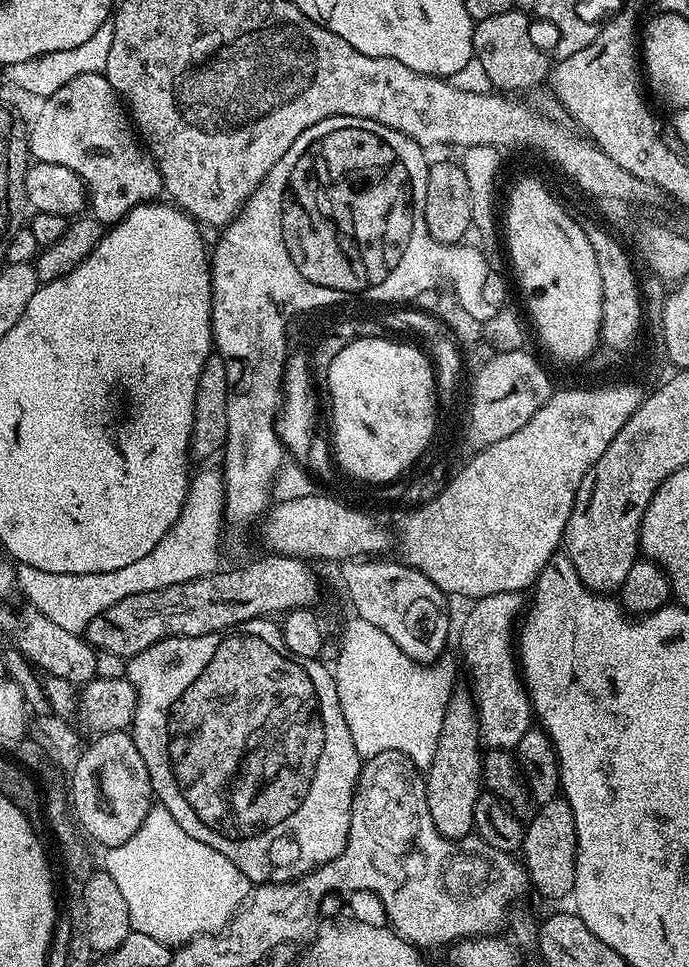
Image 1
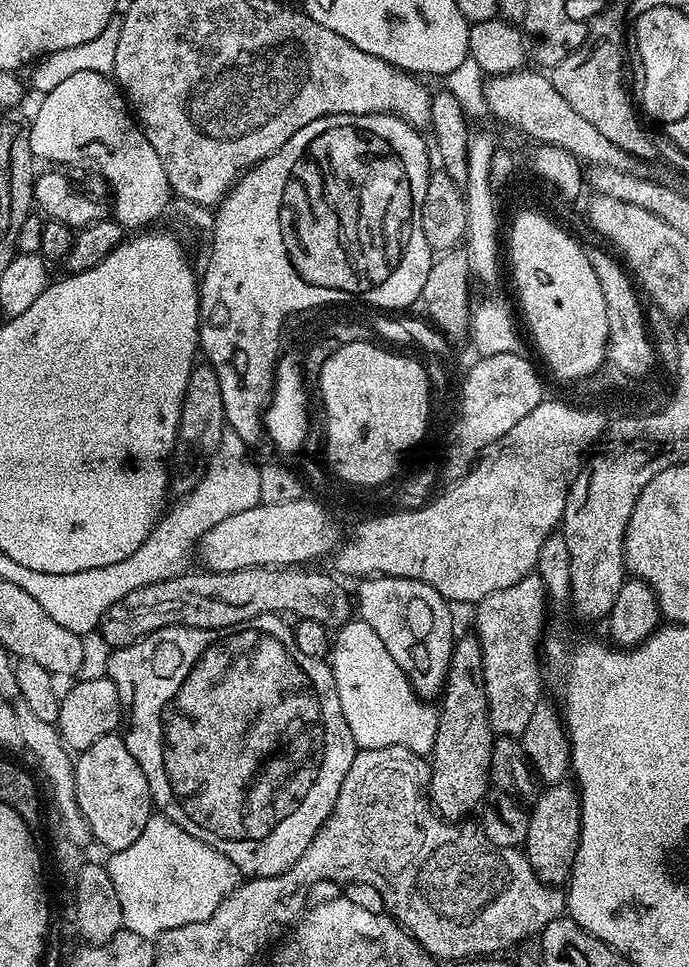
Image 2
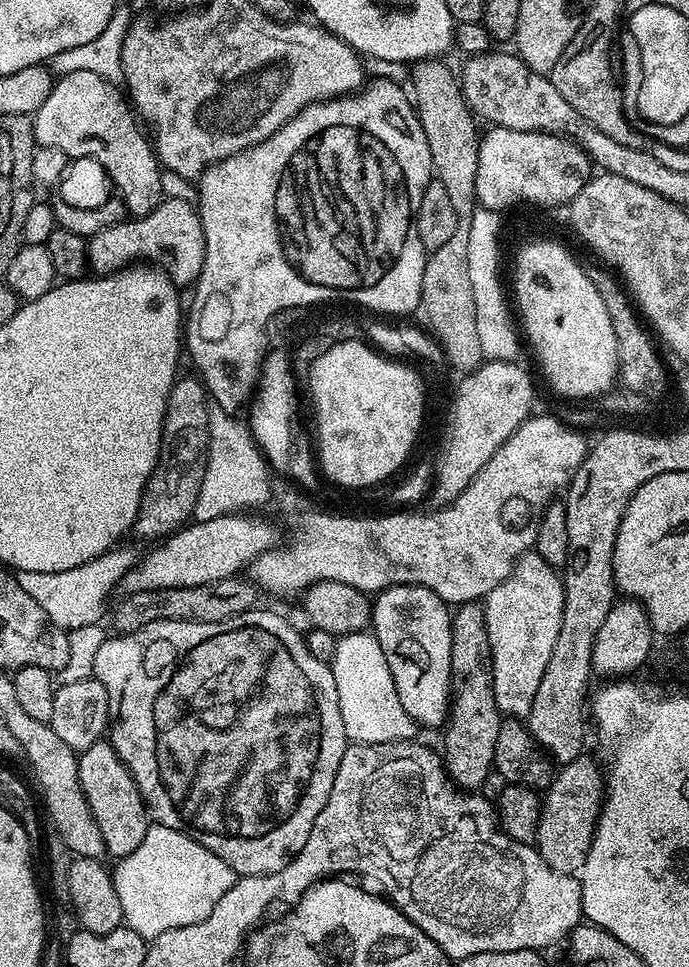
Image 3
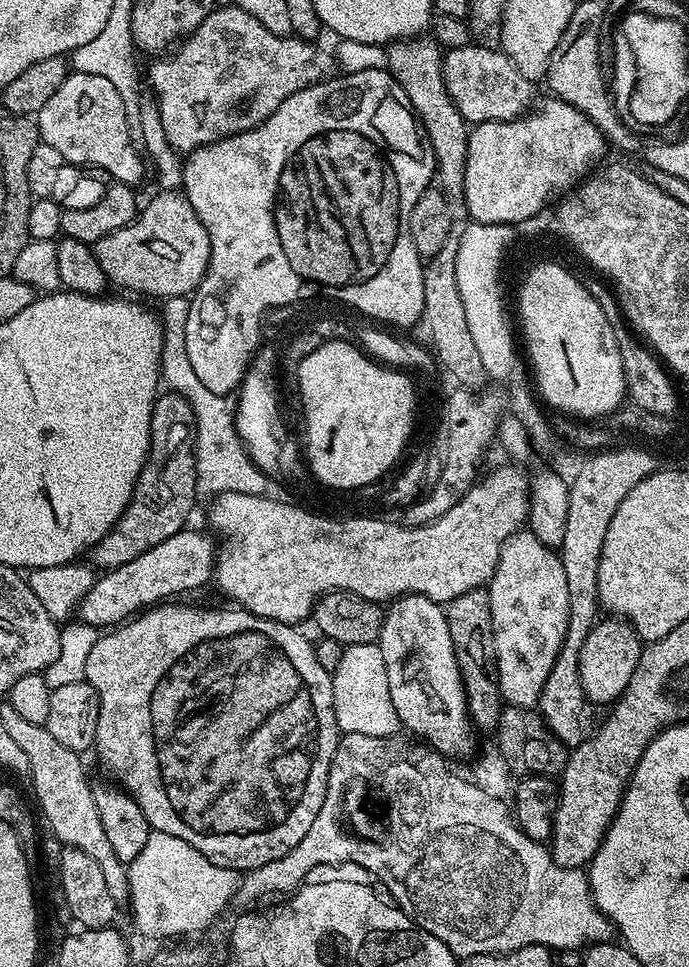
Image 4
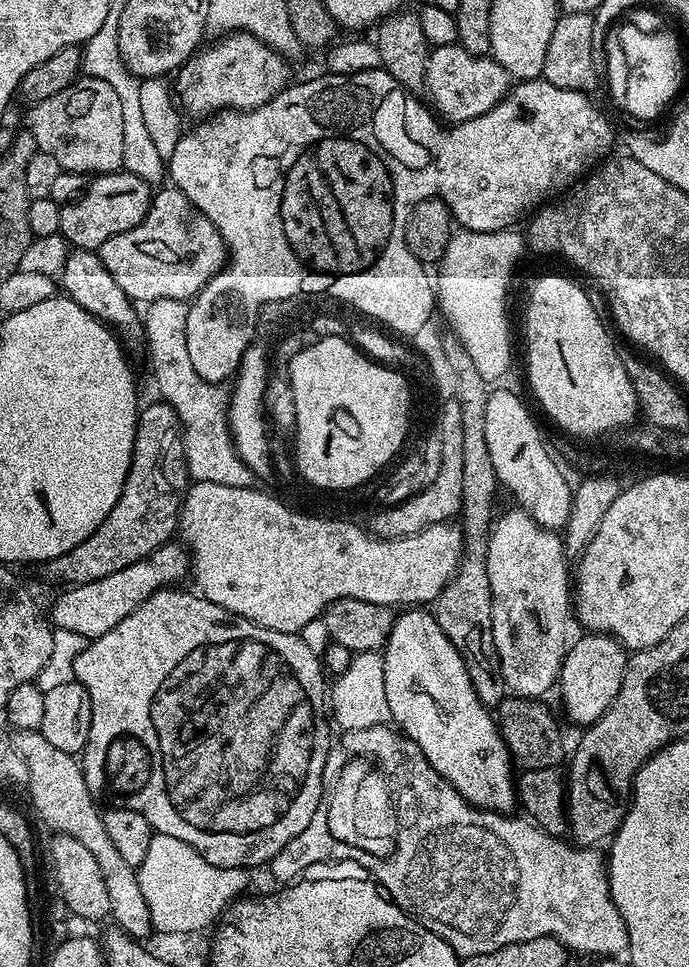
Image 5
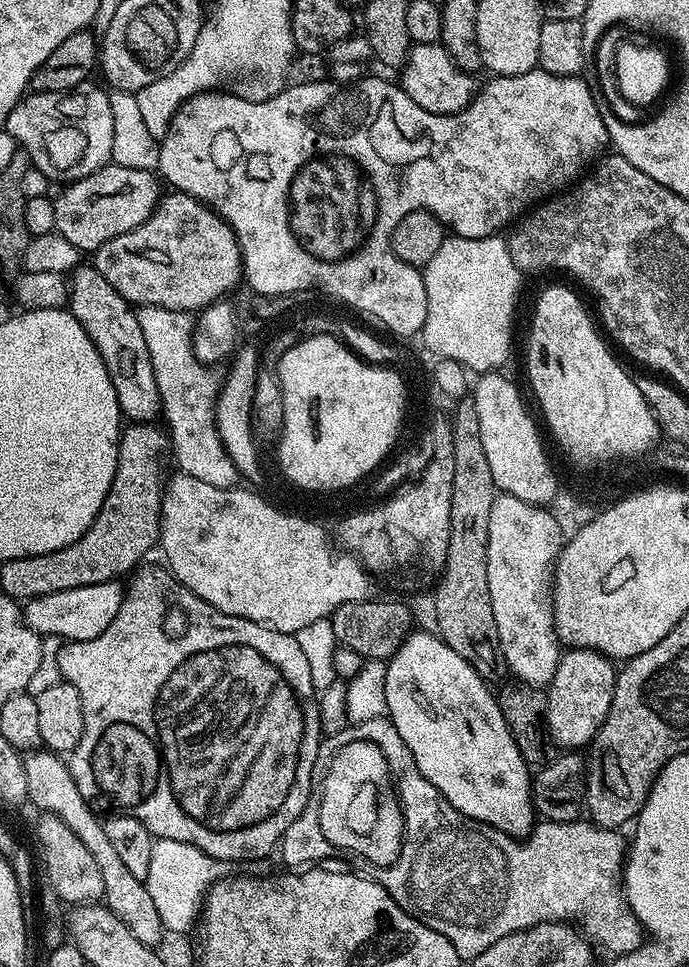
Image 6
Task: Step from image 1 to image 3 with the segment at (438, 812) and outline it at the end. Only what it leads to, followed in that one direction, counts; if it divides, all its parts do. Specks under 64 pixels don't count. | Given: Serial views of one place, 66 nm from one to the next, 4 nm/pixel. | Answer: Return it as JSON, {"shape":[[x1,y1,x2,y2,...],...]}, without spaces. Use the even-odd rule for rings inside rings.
{"shape":[[480,602,459,605,452,612,452,641,450,642,450,670,452,671,452,699,448,719,443,725,444,768,452,783,461,790,480,790,494,772,494,746,502,713,494,698,494,670,490,634,486,630,486,614]]}

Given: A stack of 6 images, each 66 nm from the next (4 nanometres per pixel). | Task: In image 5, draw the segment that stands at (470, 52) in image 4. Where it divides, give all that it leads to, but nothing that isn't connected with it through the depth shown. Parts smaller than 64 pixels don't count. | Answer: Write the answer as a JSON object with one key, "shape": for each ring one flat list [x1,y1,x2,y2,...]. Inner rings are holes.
{"shape":[[454,43,429,51,424,88,432,99,431,107,445,121,453,125,467,124,504,100,510,91,510,77,508,71,491,55,475,56,461,48,459,43]]}

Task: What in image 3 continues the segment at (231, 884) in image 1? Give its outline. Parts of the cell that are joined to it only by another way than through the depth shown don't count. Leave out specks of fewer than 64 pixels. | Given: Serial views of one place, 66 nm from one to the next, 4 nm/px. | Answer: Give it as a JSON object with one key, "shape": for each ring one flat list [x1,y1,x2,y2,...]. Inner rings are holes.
{"shape":[[157,823,146,830,146,838,142,838,138,850,134,850,134,854,129,856,119,857,117,864,120,865,114,868,112,881,114,890,118,890,118,902,122,902,124,924,148,942,158,934,166,934,166,930,202,922,202,918,206,918,210,910,214,910,218,898,222,898,222,894,226,894,226,890,230,890,230,886,234,886,238,878,234,869,226,866,226,862,222,862,218,854,206,850,206,846,194,842,194,838]]}

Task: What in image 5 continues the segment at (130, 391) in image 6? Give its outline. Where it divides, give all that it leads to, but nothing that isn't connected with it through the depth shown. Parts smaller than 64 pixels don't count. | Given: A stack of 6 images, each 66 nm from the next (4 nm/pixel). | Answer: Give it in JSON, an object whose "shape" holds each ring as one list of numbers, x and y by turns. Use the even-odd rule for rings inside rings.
{"shape":[[72,248,66,258,66,266,58,277,58,284,71,300,82,306,82,310,86,310,91,316,97,316,103,324,111,326,129,349,136,348,139,344,141,347,144,340,144,322,141,313,133,300,122,290,122,286,118,286,114,278,110,278,110,270,102,266,99,251,91,248]]}

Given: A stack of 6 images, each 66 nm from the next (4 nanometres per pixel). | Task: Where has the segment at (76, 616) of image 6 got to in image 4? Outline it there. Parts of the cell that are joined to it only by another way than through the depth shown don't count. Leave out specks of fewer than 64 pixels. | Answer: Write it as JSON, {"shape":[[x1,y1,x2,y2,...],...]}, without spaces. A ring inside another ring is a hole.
{"shape":[[185,530,174,534,174,538,158,542,154,550,146,550,146,554,138,554,138,558,126,562,126,566,118,566,97,575,78,605,79,619,99,630,119,626,141,610,171,601,179,597,176,596,179,592,192,592,202,587,207,580,209,583,214,576,218,548,213,537,207,531,204,532]]}

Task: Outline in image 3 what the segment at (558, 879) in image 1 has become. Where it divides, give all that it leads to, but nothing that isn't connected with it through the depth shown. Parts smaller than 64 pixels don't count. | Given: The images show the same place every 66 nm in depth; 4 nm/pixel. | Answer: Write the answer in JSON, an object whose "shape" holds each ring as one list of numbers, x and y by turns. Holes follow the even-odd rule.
{"shape":[[581,754,574,762,563,765,553,775,552,785,542,796,540,824,536,828,534,847,546,862,546,866,556,872,579,873,592,845,606,787,605,773,601,765,593,760,588,754]]}

